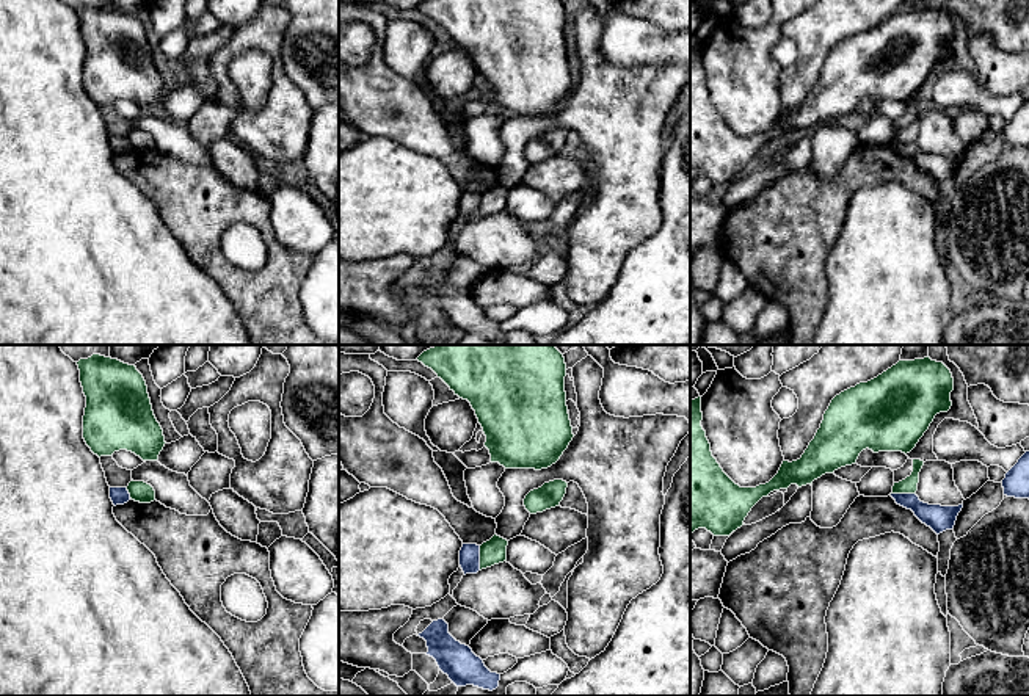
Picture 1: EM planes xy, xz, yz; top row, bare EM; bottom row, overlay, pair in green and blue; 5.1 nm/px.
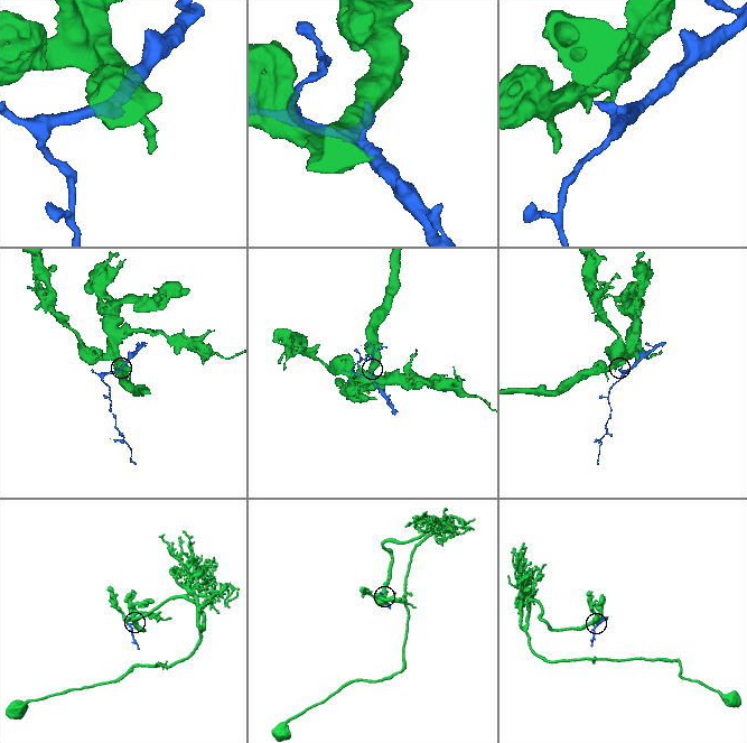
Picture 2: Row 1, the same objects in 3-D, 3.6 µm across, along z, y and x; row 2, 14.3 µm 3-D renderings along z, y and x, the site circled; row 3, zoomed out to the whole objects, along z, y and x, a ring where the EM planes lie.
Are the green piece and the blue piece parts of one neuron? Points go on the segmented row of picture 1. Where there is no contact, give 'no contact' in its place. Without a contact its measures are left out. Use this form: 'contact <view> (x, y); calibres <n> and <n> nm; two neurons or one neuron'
contact xz (480, 558); calibres 130 and 110 nm; two neurons

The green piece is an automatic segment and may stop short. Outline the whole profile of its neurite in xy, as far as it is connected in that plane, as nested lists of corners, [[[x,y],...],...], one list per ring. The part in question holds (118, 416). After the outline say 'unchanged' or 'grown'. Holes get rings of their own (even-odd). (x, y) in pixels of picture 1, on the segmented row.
[[[100,354],[77,365],[86,397],[83,439],[91,451],[100,458],[127,450],[157,461],[166,442],[136,367]]]; unchanged

